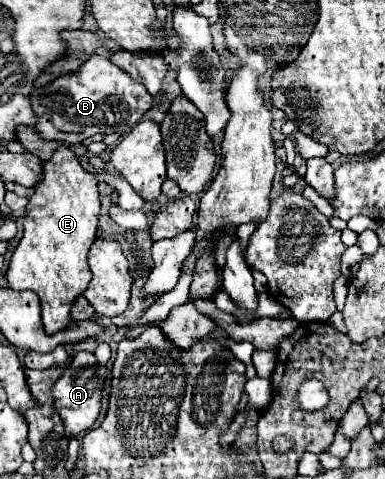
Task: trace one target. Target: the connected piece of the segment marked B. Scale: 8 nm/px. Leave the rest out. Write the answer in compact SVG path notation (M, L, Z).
M93 55L75 75L59 77L47 87L35 89L31 105L39 119L35 129L41 137L73 145L93 135L123 135L131 131L131 127L153 107L153 97L141 83L135 83L123 69L113 65L111 59Z

